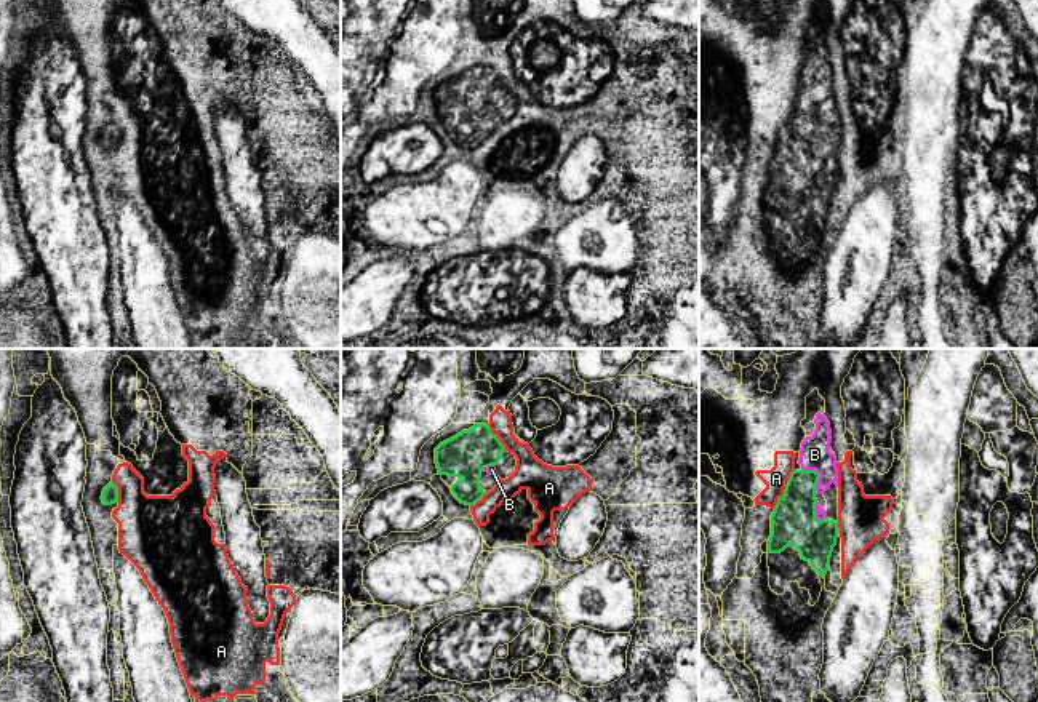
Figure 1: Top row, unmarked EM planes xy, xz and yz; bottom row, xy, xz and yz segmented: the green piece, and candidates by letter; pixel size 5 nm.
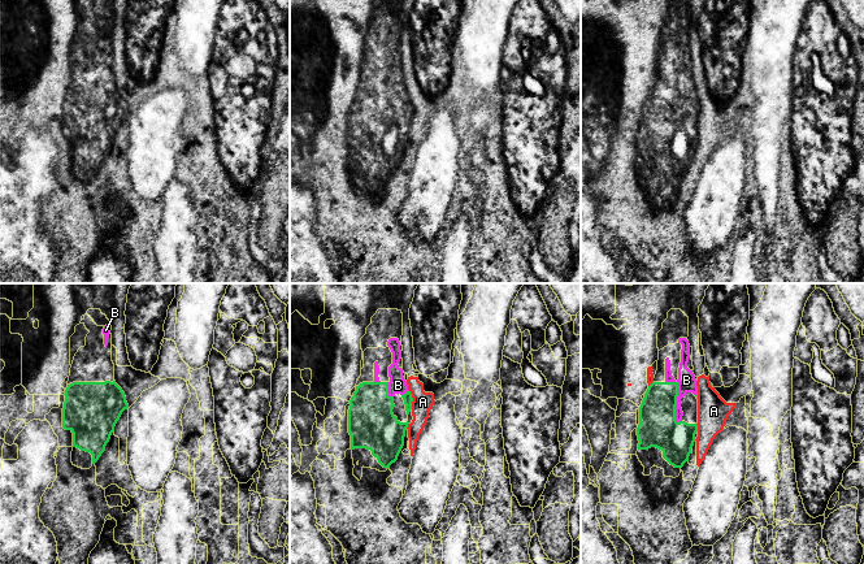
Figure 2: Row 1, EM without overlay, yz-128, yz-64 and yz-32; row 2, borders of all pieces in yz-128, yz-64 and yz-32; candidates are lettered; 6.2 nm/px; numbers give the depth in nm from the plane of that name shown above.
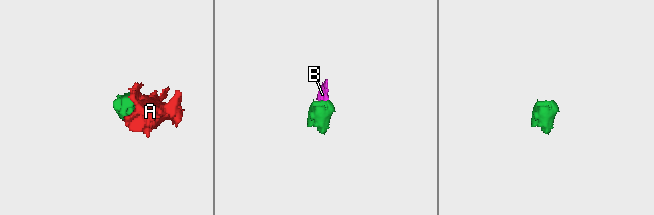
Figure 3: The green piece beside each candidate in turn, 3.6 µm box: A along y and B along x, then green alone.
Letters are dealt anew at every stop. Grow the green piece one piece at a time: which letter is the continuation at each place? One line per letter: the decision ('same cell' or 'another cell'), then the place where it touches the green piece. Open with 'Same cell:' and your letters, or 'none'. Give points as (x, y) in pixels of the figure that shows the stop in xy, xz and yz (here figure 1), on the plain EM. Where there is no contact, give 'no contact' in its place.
Same cell: B
A: another cell; contact yz (786, 130)
B: same cell; contact yz (818, 117)

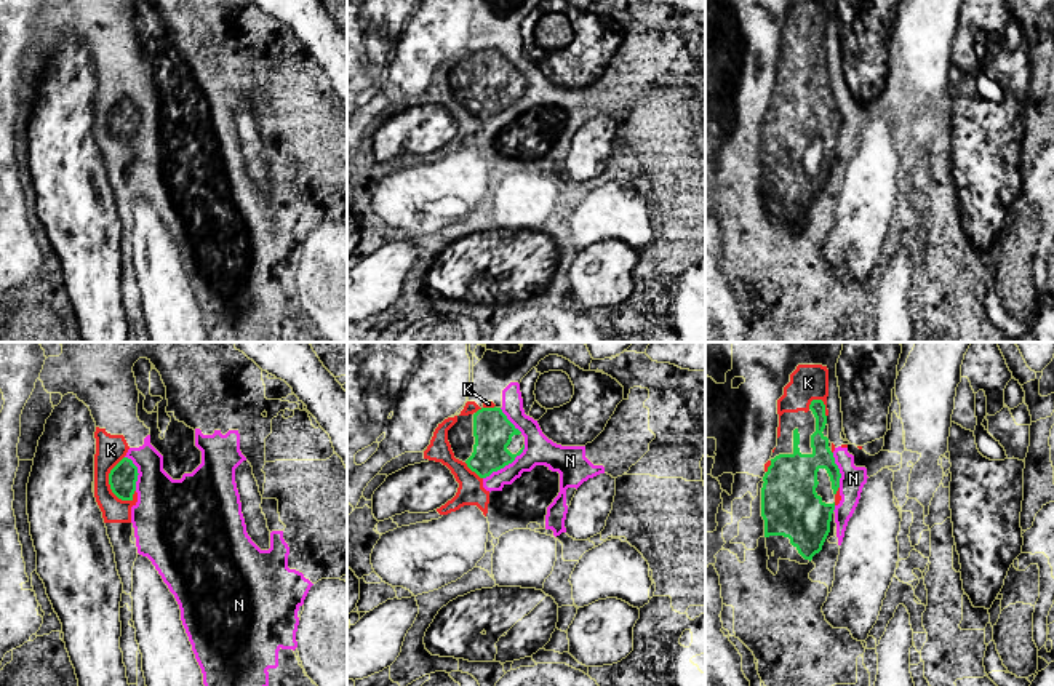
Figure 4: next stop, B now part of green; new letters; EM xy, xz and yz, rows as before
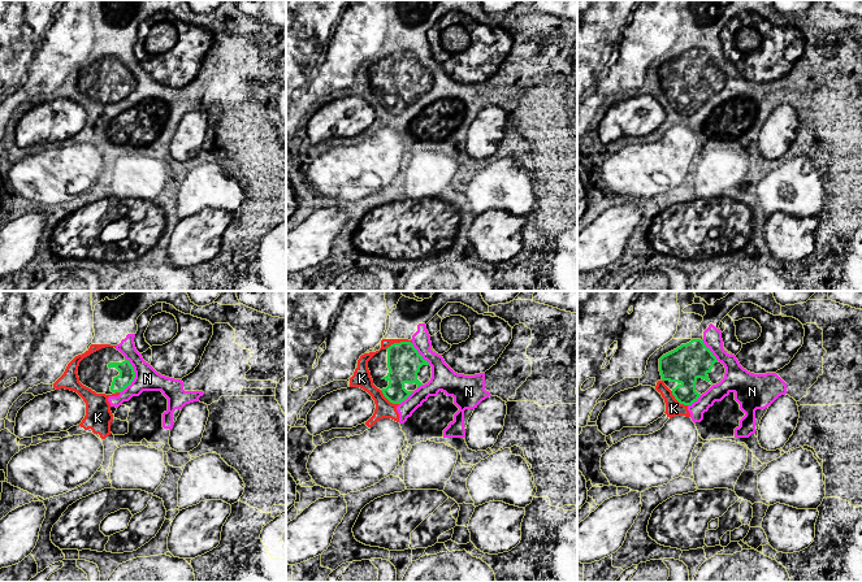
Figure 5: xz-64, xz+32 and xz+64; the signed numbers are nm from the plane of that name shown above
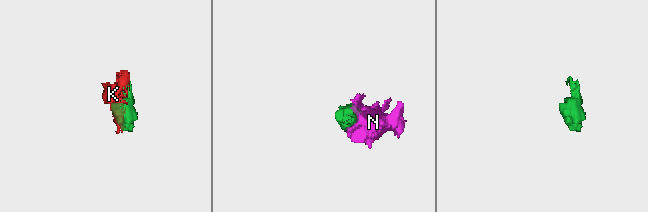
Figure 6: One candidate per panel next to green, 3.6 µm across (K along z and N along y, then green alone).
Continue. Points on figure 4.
Same cell: K
K: same cell; contact xy (109, 125)
N: another cell; contact xz (506, 106)

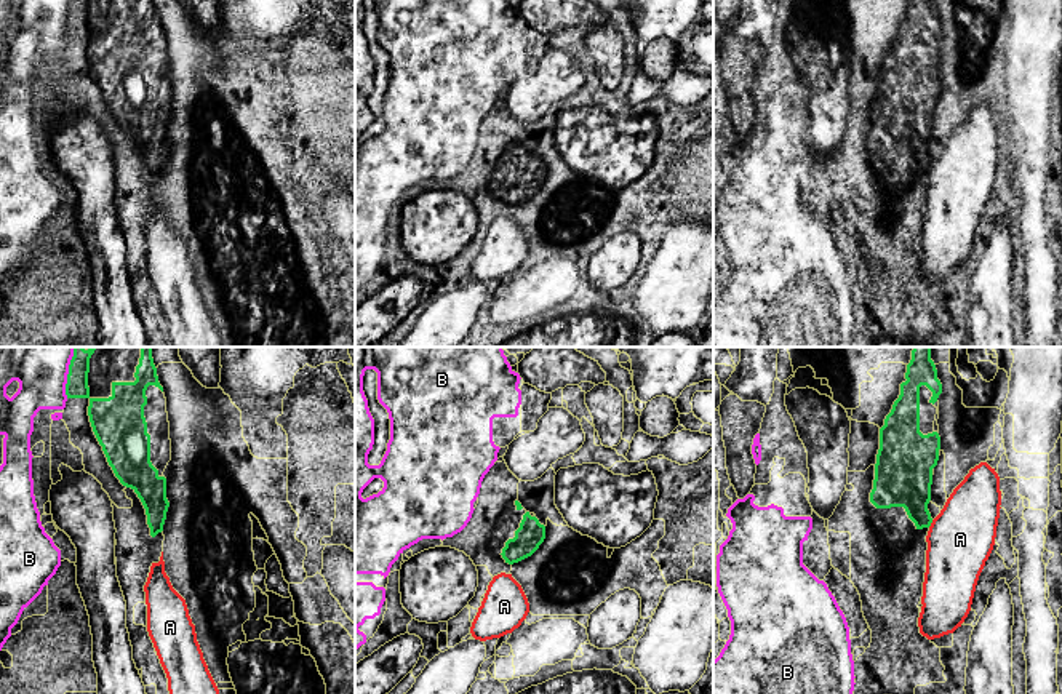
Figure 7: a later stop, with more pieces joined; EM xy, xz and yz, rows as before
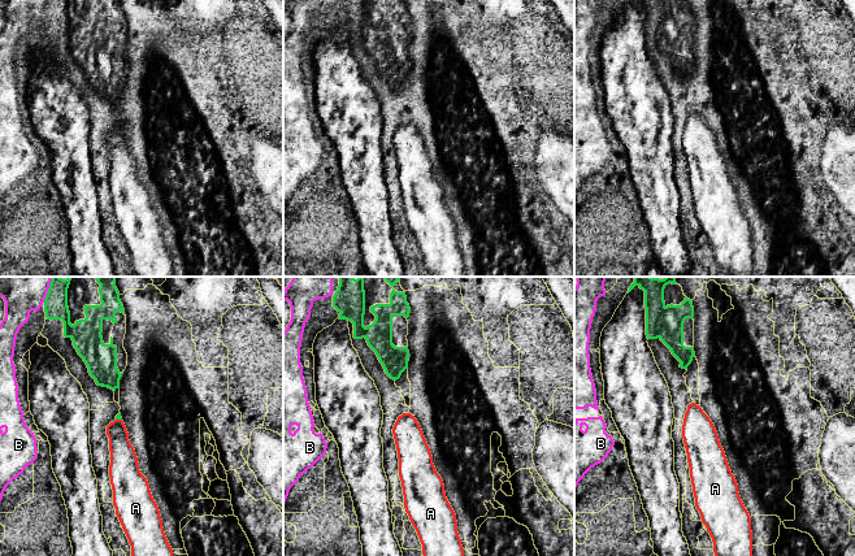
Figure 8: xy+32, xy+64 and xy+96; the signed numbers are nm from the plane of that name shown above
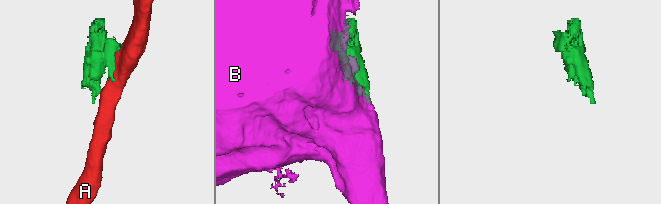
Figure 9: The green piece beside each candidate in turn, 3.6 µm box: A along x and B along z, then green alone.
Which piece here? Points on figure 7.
Same cell: none
A: another cell; contact yz (931, 163)
B: another cell; contact xy (67, 19)

